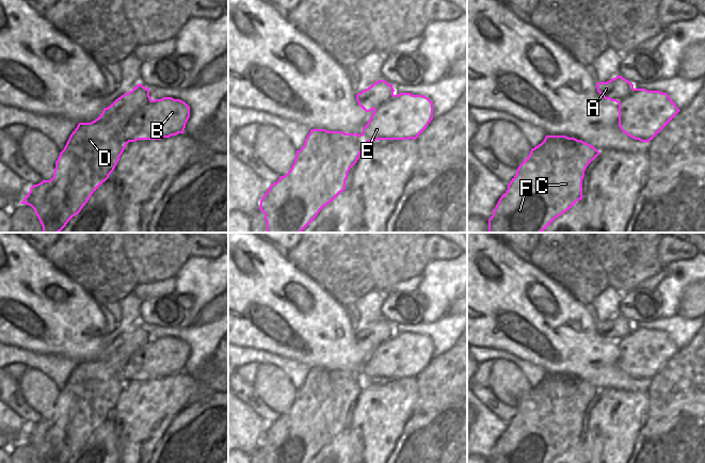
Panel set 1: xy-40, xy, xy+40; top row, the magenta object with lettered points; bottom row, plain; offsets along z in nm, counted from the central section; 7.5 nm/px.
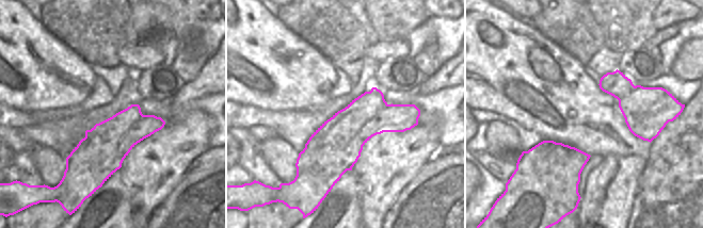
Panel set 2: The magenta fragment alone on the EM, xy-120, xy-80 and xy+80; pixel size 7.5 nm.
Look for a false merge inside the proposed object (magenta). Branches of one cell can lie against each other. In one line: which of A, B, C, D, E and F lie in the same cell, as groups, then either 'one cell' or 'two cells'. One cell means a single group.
A C D F / B E | two cells

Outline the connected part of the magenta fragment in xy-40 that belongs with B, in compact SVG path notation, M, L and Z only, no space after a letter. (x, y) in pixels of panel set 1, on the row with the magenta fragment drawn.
M163 97L153 100L132 117L124 130L119 156L129 142L161 140L183 133L189 117L190 107L180 99Z

